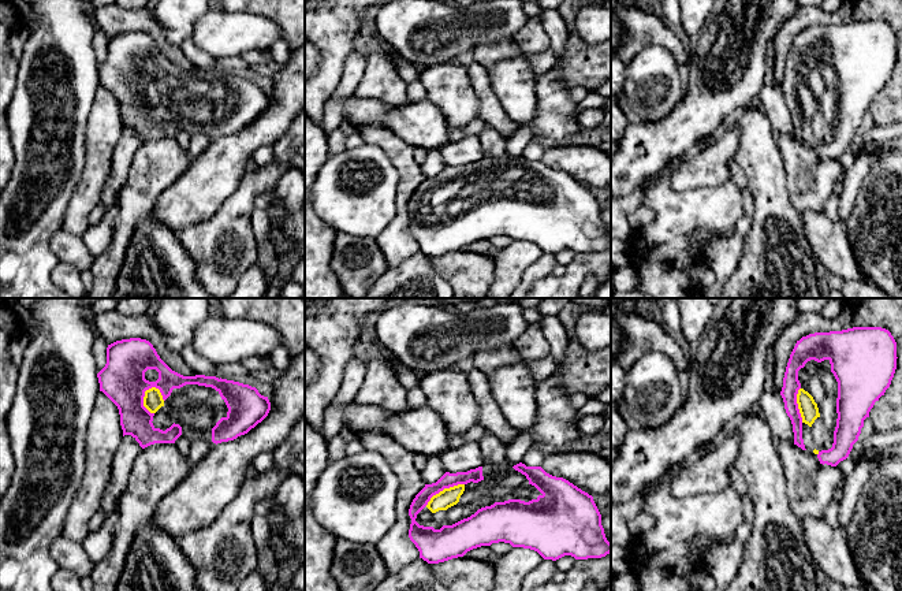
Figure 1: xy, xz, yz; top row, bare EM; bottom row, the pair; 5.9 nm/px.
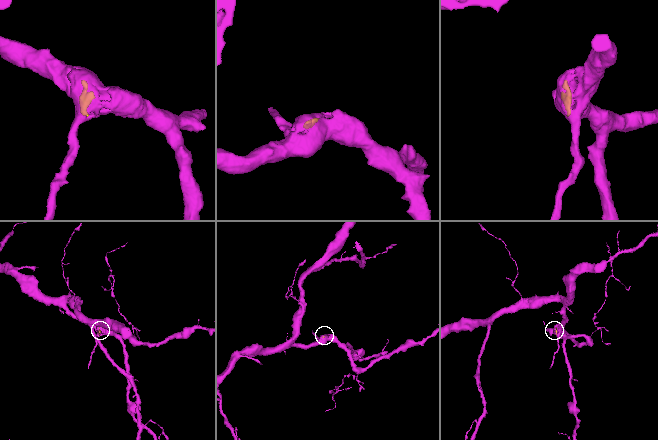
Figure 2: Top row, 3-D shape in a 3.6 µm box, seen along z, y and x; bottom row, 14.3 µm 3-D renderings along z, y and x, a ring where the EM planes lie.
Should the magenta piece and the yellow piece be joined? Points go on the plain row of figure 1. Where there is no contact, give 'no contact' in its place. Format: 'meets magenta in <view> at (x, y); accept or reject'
meets magenta in xy at (142, 93); accept

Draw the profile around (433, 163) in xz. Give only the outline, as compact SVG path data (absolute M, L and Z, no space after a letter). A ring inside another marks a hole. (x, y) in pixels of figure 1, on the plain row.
M432 149L428 150L426 159L421 164L421 171L425 178L432 178L436 176L444 167L446 163L443 160L440 149Z

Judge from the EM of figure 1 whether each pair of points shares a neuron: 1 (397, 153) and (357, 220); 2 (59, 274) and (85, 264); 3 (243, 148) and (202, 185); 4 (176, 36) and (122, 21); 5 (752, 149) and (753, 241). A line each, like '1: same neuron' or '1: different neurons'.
1: different neurons
2: different neurons
3: same neuron
4: different neurons
5: same neuron

